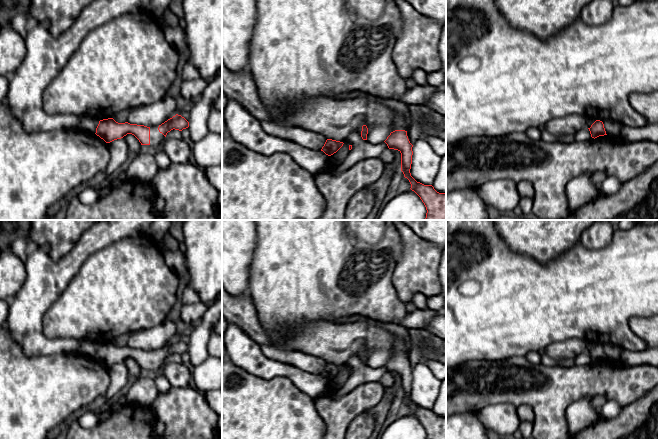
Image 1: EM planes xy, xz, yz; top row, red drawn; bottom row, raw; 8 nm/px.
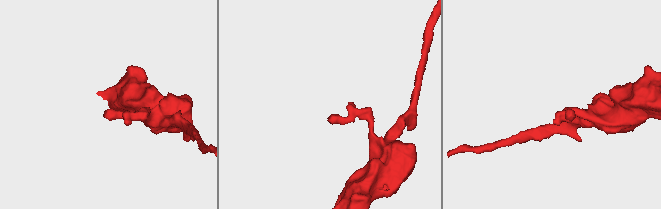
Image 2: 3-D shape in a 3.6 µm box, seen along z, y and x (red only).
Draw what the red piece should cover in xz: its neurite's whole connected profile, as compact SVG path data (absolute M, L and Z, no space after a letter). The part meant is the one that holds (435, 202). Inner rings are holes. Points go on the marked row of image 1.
M395 130L384 142L389 149L398 150L401 153L401 171L409 180L410 189L420 197L426 207L425 220L446 220L446 193L439 193L432 185L424 185L411 176L413 145L408 139L407 131Z

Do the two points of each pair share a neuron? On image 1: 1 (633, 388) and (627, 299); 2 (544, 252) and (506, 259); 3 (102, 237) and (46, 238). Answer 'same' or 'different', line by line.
1: different
2: different
3: different

